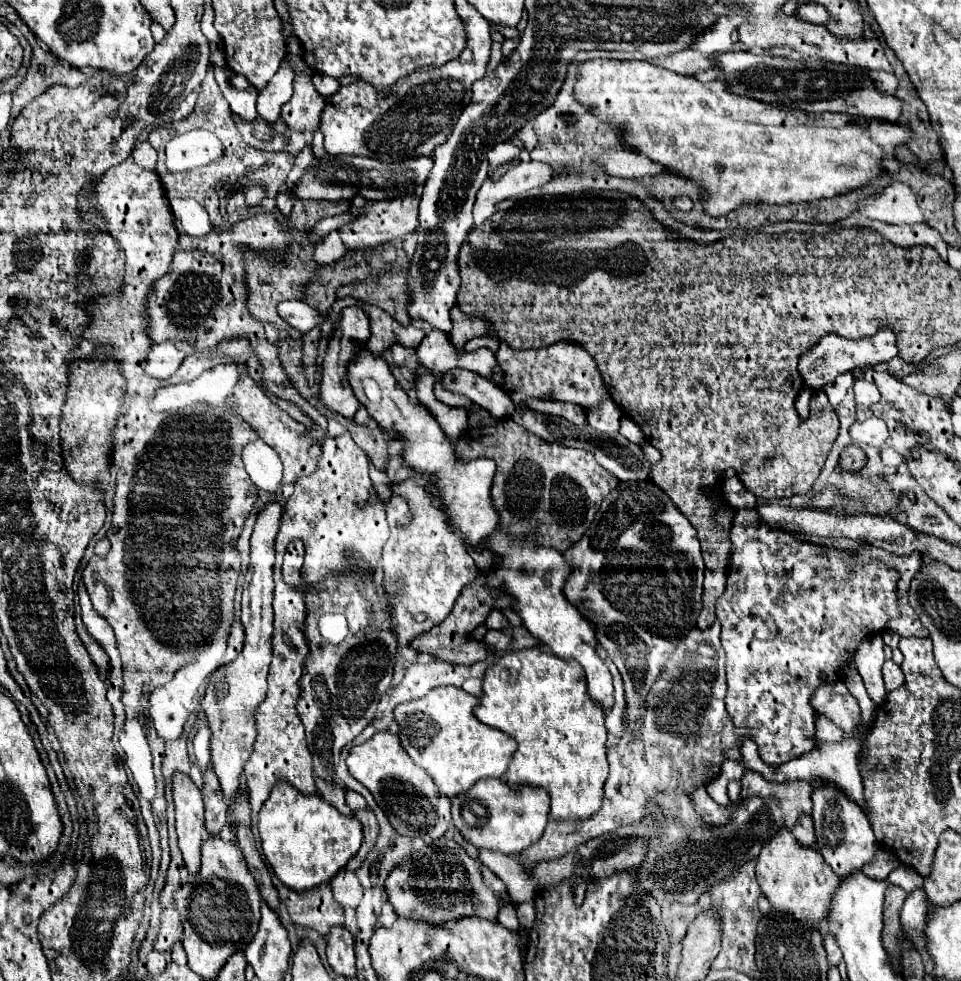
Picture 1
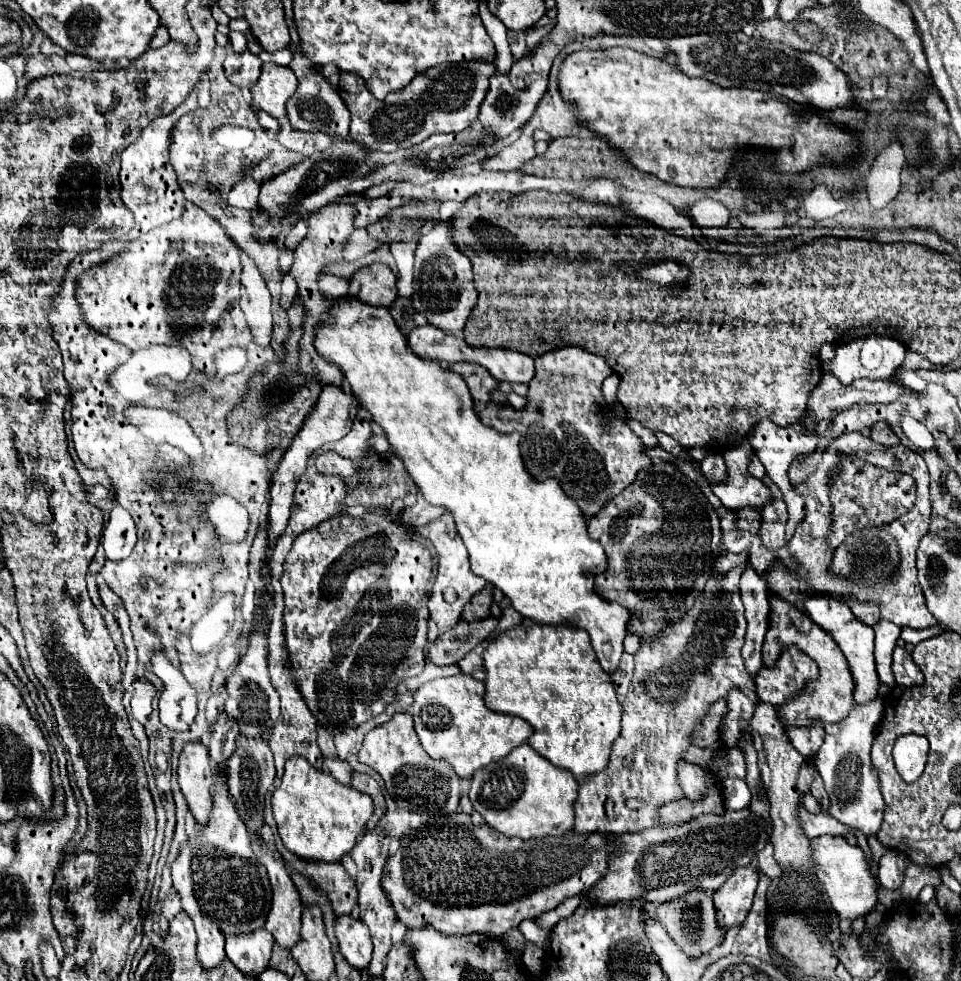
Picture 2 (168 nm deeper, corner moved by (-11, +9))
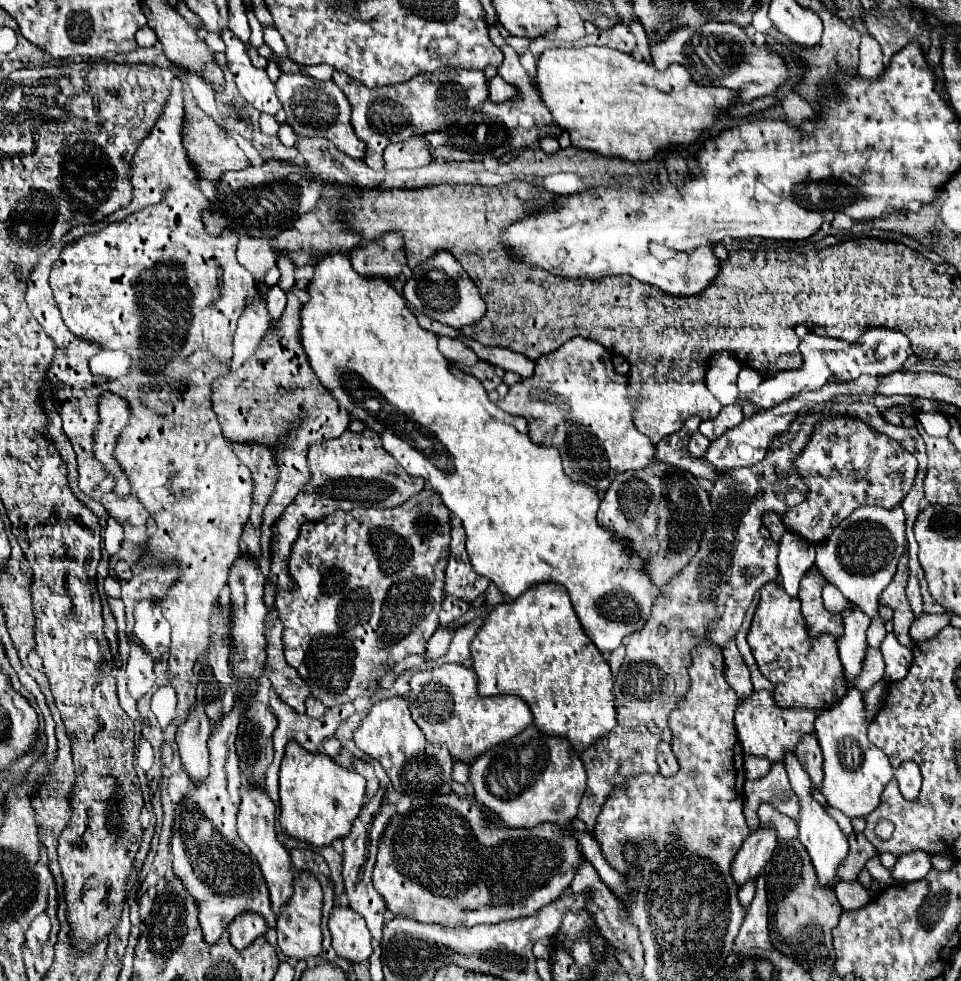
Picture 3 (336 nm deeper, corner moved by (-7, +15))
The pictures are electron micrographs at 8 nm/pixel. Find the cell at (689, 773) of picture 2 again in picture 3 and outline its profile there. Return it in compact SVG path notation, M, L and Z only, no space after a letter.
M661 742L661 744L659 744L657 764L659 764L663 776L675 776L675 774L679 772L677 758L675 758L675 754L673 754L673 750L671 750L671 746L669 746L667 742Z

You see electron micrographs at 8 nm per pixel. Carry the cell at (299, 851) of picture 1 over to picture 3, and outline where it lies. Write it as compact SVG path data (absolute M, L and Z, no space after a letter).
M289 742L279 770L279 798L279 824L287 836L313 846L329 846L335 838L345 838L351 832L353 820L365 802L365 780L357 772L337 766L329 756L311 754Z

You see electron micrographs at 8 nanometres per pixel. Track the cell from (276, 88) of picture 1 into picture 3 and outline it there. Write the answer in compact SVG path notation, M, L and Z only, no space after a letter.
M229 28L221 32L221 38L227 46L227 64L235 76L241 96L259 112L277 114L281 110L281 102L275 96L275 84L269 80L267 70L259 70L251 64L247 56L247 46Z

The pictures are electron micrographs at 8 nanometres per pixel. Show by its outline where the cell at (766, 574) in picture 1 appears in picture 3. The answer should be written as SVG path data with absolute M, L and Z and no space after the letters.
M695 432L695 434L691 436L689 450L691 450L691 454L695 454L697 458L703 458L703 456L705 456L705 452L707 452L707 448L709 448L709 444L711 444L711 442L709 442L703 434Z

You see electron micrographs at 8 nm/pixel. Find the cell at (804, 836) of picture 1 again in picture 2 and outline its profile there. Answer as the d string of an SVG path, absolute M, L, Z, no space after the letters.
M815 774L815 778L813 778L811 794L813 794L815 798L819 798L819 802L821 802L823 810L827 810L827 808L829 808L829 798L827 798L827 792L825 792L825 788L823 788L823 780L821 780L821 776L819 776L819 774Z

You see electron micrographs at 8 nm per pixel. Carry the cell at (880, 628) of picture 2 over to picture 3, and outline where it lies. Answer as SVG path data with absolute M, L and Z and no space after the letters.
M877 506L857 508L849 518L843 520L843 524L835 528L835 532L827 540L819 542L815 550L817 550L815 566L819 568L819 572L823 572L823 576L827 576L827 582L835 584L847 600L851 600L867 616L871 616L867 642L871 648L879 648L883 638L887 636L885 632L887 620L879 616L877 600L893 580L899 558L907 550L903 508L901 506L895 506L891 510Z

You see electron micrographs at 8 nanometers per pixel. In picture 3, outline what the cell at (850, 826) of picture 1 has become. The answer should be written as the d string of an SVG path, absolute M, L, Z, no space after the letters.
M849 688L837 704L819 714L815 720L815 736L823 750L825 772L821 794L829 806L841 810L849 818L867 818L879 806L881 792L891 778L897 779L900 791L907 800L915 800L922 786L922 776L916 763L908 761L896 769L891 768L889 758L867 740L867 728L871 724L869 718L863 692Z

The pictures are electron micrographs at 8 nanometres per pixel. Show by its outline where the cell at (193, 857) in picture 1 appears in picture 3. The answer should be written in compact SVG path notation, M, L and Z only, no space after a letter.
M193 710L189 718L177 728L177 746L181 756L181 766L189 774L191 782L203 782L209 772L209 740L211 724L203 710Z

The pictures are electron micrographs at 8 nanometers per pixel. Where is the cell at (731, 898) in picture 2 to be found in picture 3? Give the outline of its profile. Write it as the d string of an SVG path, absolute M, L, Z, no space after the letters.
M757 830L749 834L749 838L743 842L739 852L731 860L731 878L739 888L759 876L759 872L771 858L775 844L777 840L773 830Z

